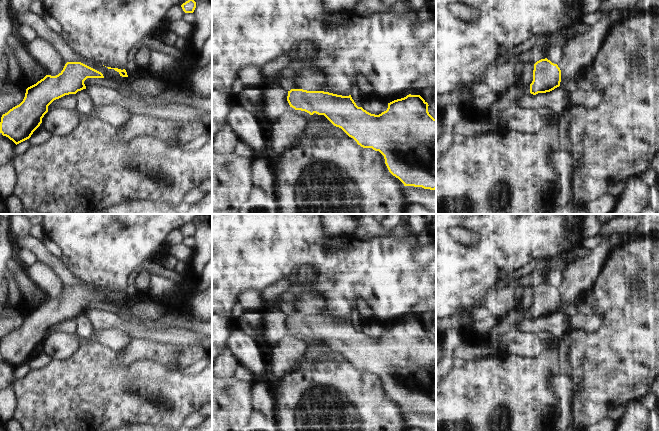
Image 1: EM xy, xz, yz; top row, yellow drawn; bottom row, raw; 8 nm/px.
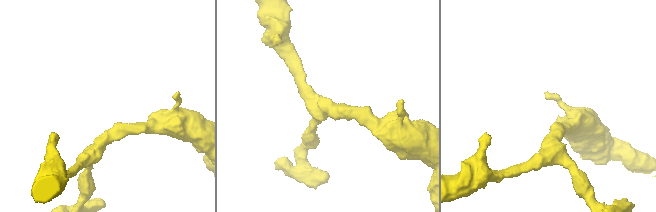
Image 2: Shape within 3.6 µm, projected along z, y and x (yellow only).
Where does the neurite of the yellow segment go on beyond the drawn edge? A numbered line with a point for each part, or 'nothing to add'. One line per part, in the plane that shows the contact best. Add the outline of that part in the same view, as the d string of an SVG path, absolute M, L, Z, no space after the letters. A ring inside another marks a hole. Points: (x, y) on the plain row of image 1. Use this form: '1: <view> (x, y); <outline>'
nothing to add

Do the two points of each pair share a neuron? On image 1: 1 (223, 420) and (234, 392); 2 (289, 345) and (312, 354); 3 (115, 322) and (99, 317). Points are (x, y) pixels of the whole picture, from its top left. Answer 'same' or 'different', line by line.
1: same
2: different
3: same

